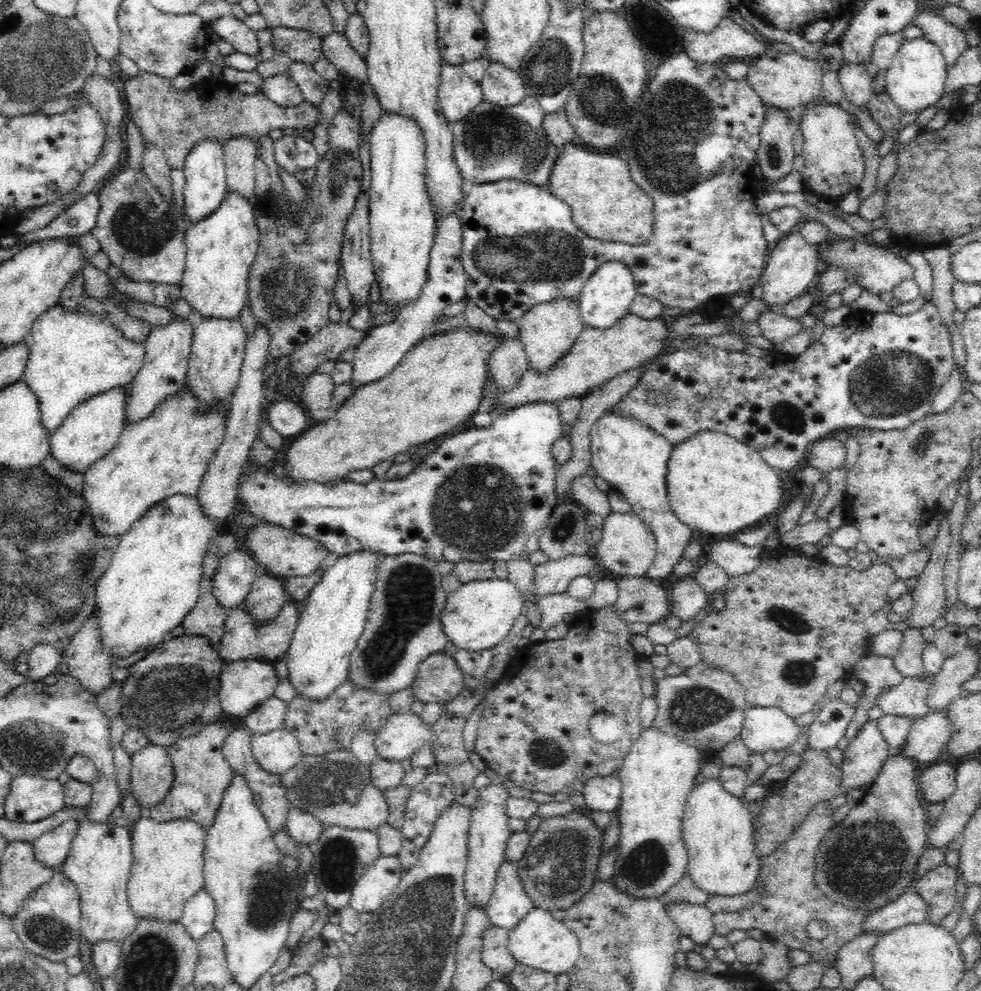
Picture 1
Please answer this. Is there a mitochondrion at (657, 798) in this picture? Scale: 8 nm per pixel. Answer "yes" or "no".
no

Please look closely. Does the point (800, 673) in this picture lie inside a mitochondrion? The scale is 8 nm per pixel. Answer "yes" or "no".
yes

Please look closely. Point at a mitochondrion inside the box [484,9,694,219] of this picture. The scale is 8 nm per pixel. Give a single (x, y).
(590, 95)

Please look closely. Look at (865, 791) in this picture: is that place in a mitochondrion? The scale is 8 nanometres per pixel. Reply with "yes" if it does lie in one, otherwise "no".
no

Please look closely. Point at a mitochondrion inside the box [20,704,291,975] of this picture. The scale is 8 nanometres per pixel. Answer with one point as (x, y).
(52, 934)

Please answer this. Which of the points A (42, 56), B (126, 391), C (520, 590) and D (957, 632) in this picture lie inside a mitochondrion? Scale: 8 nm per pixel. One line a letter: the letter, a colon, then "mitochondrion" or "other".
A: mitochondrion
B: other
C: other
D: other

